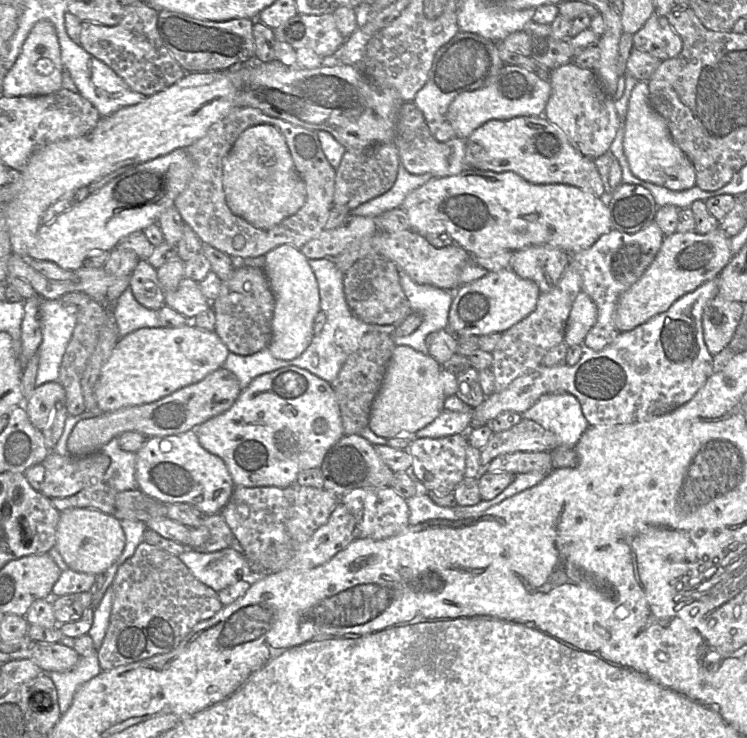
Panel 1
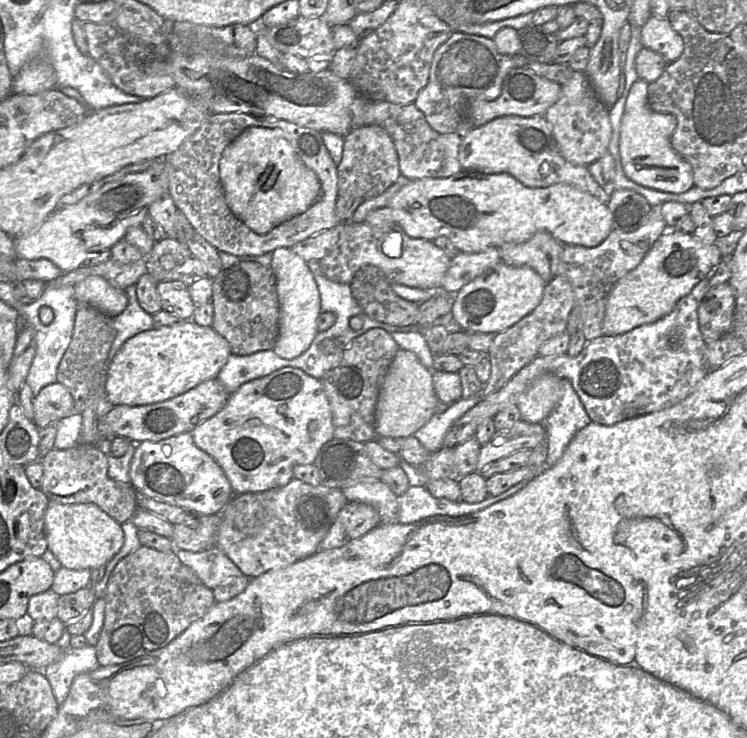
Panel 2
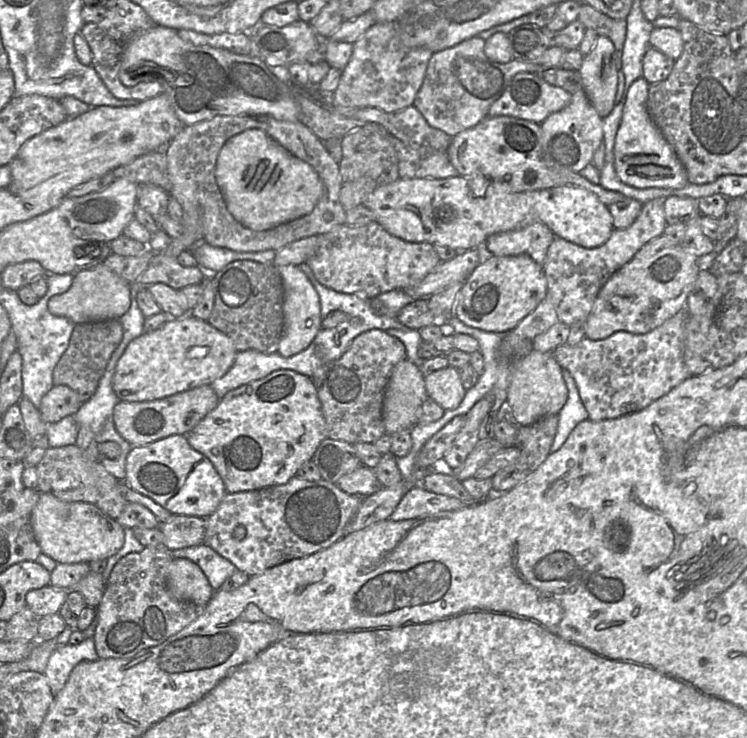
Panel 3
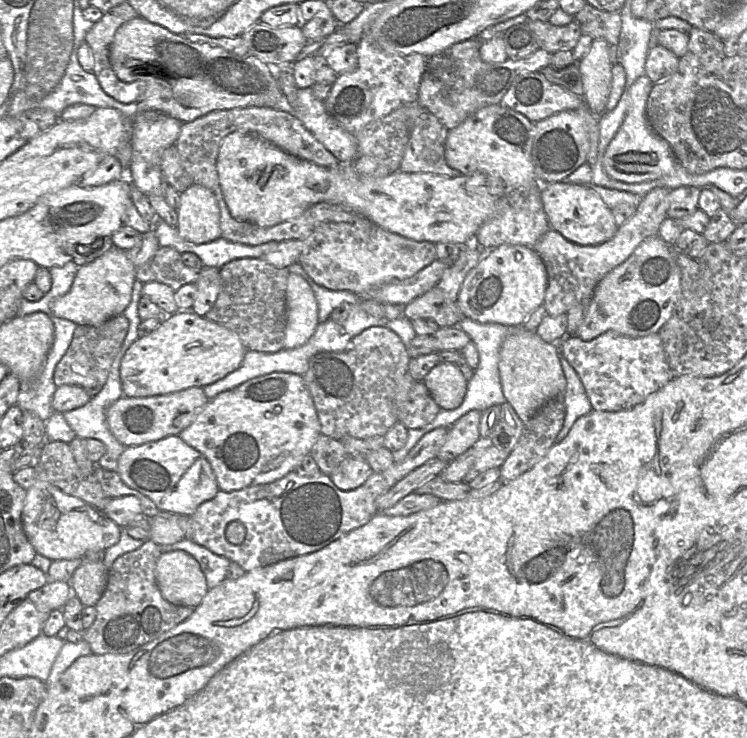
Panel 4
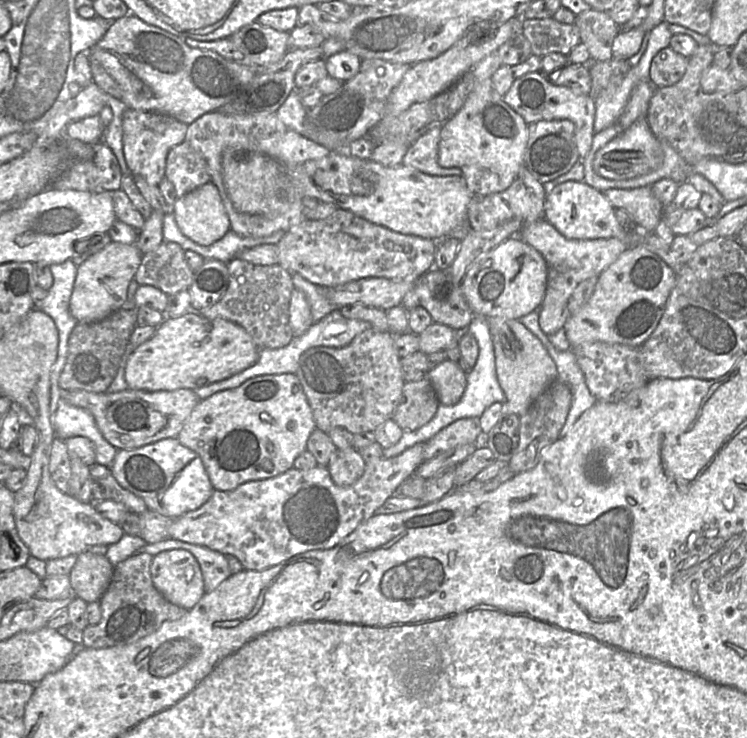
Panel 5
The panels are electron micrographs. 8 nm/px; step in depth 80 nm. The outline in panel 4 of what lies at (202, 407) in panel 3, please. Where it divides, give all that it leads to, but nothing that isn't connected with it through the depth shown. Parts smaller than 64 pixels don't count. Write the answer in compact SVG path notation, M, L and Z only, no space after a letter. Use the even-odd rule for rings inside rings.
M201 387L151 397L122 396L108 408L107 421L111 432L121 444L125 447L139 446L170 435L179 435L193 423L208 401Z

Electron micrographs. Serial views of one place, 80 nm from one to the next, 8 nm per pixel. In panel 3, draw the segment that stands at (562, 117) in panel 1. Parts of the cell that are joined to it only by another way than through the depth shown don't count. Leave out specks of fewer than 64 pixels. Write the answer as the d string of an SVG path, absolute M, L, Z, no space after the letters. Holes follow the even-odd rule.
M584 89L572 94L570 103L550 114L541 125L541 158L551 170L579 172L591 163L595 151L603 142L603 118L599 116Z

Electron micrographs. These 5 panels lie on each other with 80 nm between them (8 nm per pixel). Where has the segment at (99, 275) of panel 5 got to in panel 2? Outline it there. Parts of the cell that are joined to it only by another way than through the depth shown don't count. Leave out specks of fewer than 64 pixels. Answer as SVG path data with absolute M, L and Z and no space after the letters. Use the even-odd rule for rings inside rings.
M89 276L75 285L74 298L79 304L92 306L111 317L121 314L128 304L125 290L112 286L106 279L100 276Z

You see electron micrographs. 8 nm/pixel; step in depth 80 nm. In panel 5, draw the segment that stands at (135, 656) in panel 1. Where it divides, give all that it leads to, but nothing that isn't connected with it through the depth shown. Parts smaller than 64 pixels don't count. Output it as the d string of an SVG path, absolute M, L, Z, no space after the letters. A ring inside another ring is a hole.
M136 552L114 566L111 583L99 600L101 620L82 630L85 647L96 649L131 644L158 630L163 622L178 620L188 612L167 601L154 586L150 572L153 557L146 552Z

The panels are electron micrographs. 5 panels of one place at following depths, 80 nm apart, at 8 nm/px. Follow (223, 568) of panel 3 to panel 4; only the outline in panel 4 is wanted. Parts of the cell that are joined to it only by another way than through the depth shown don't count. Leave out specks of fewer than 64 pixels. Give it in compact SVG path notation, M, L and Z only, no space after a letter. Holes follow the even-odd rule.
M183 539L174 544L160 545L162 553L183 550L193 556L200 564L205 575L207 586L212 589L226 579L231 561L226 557L217 555L189 539Z

